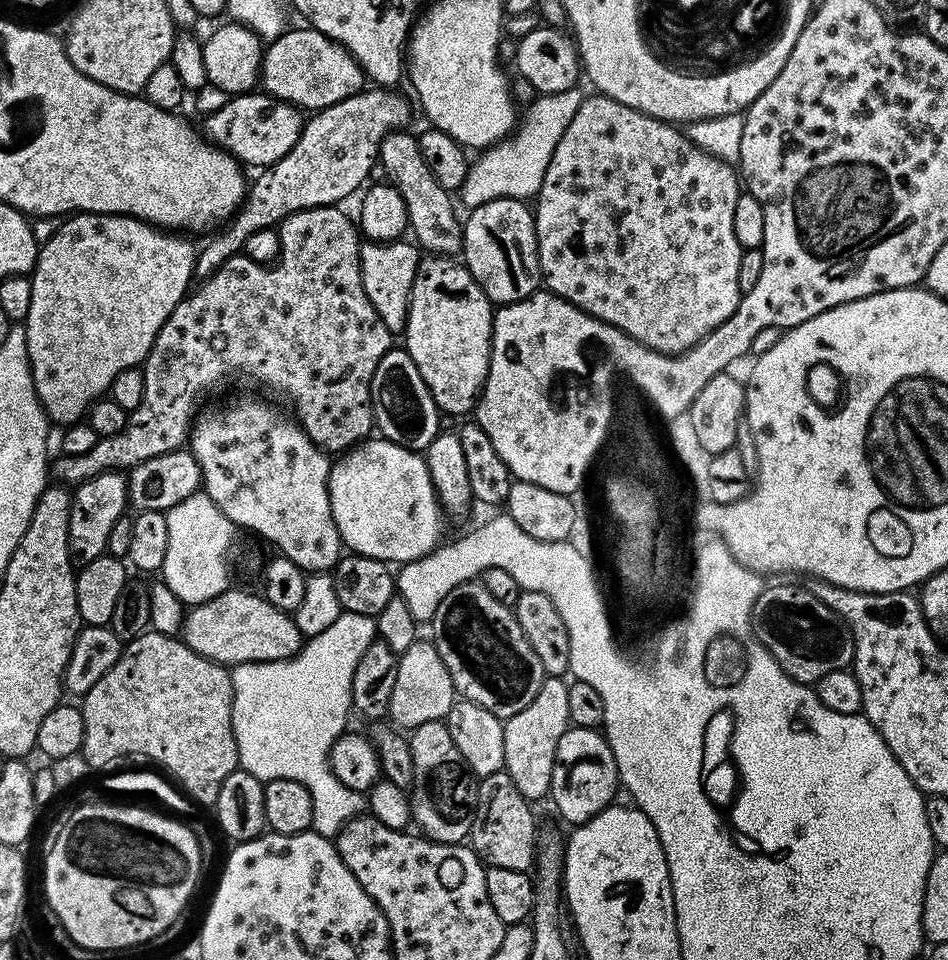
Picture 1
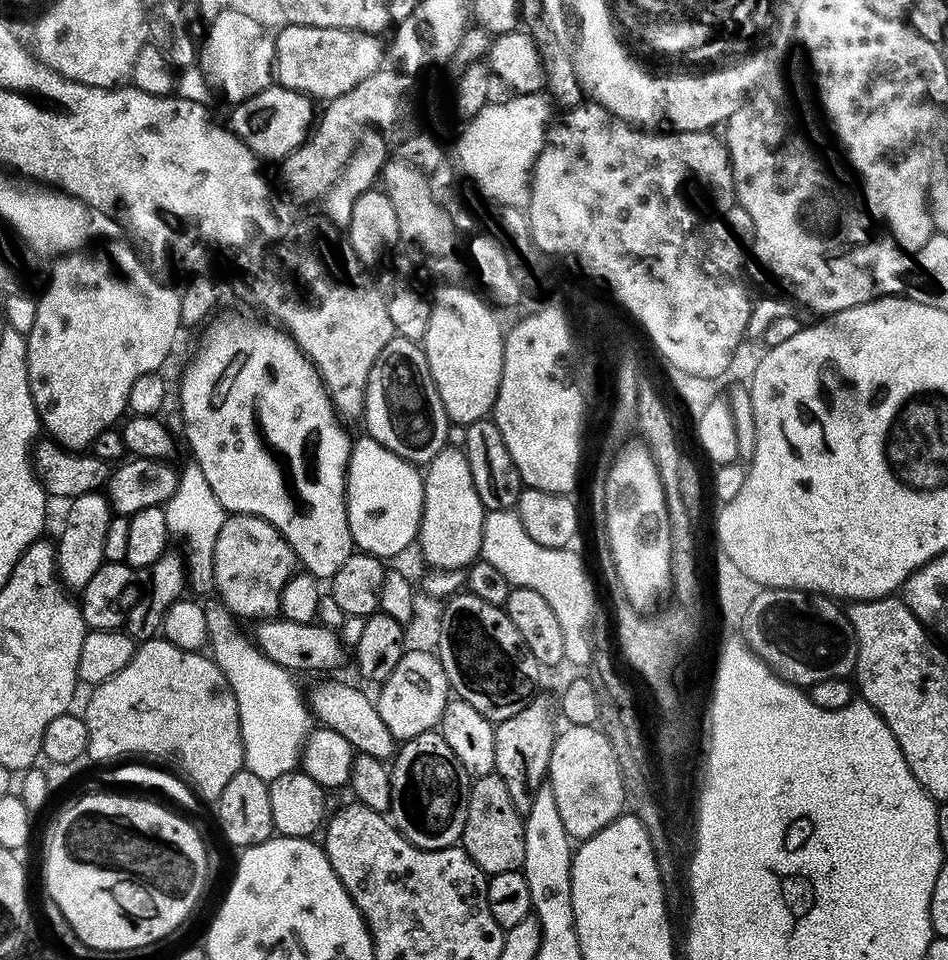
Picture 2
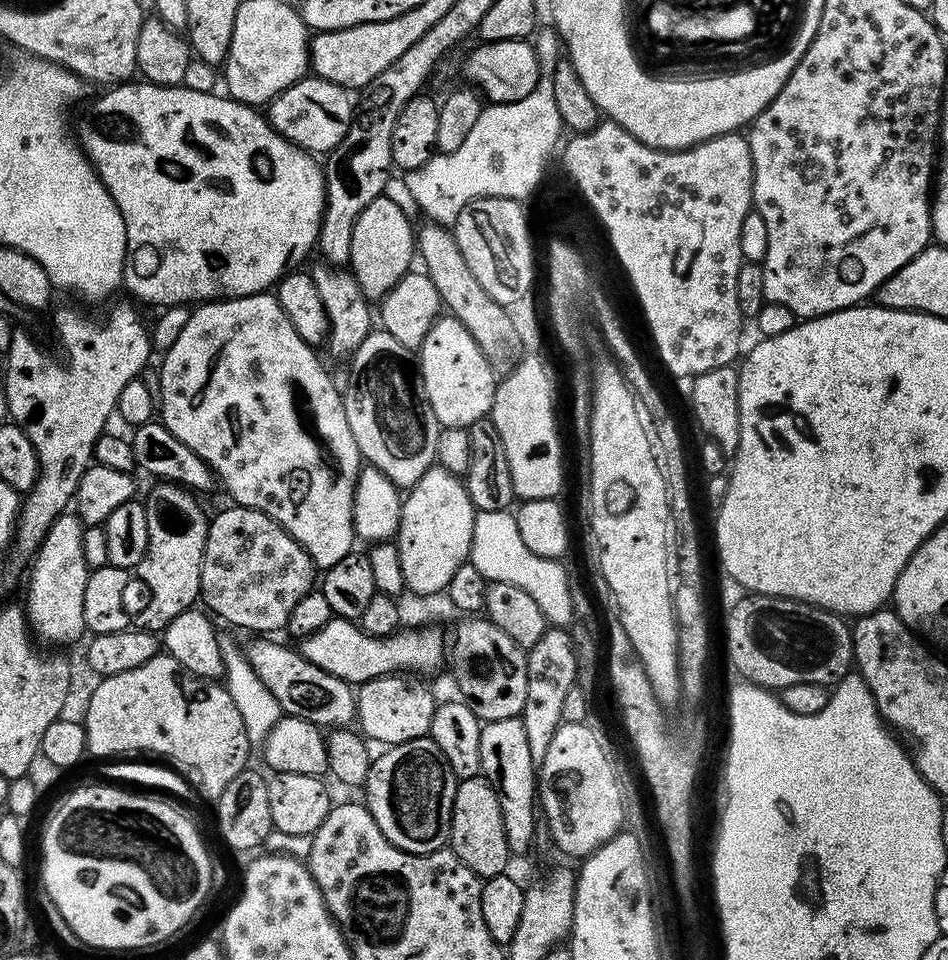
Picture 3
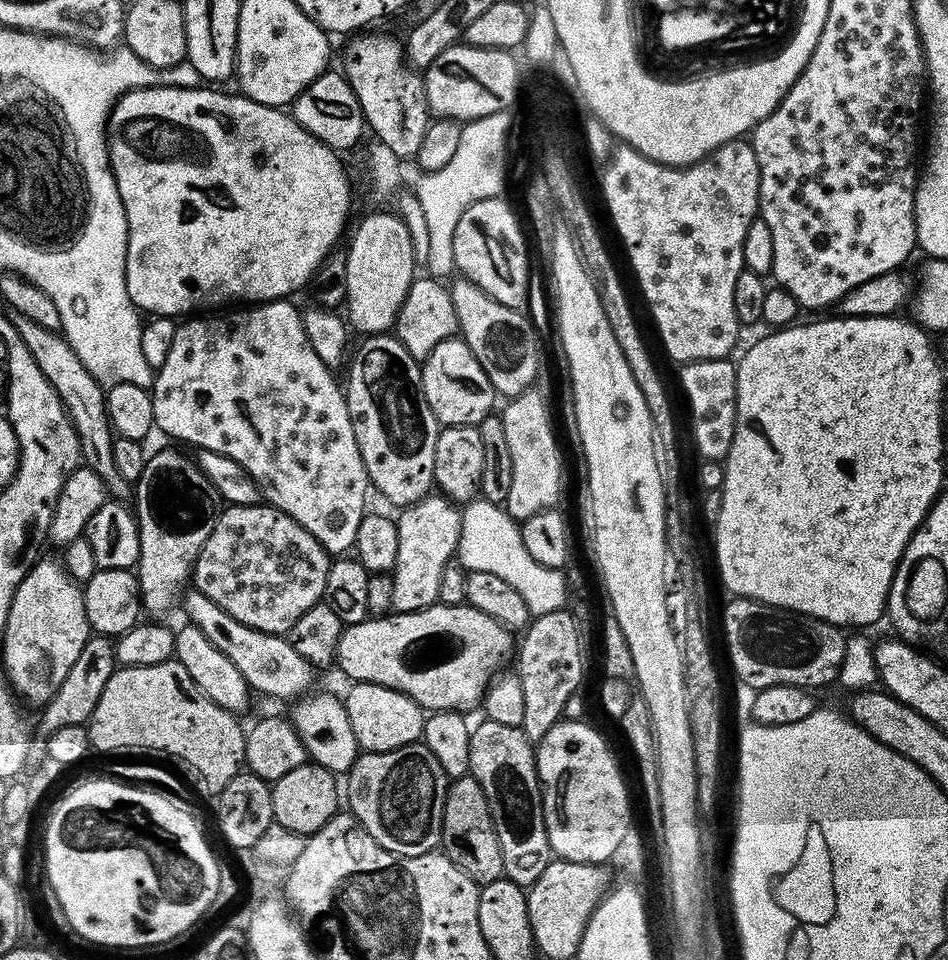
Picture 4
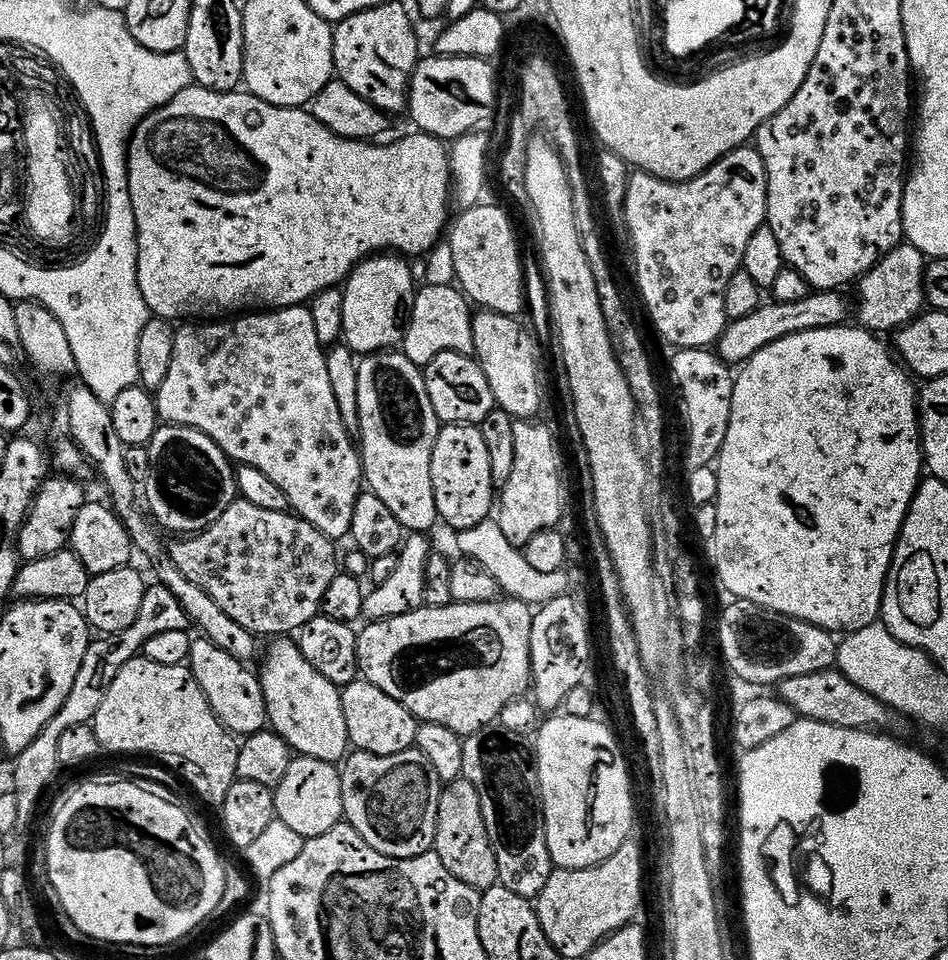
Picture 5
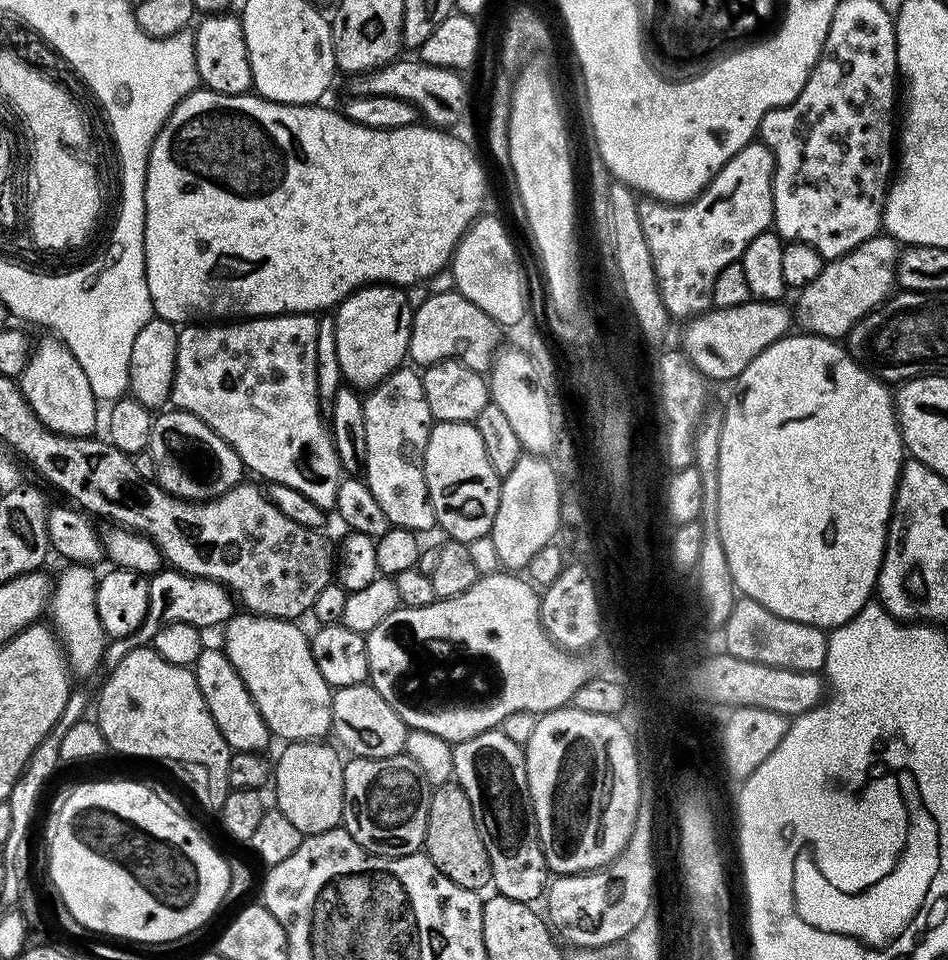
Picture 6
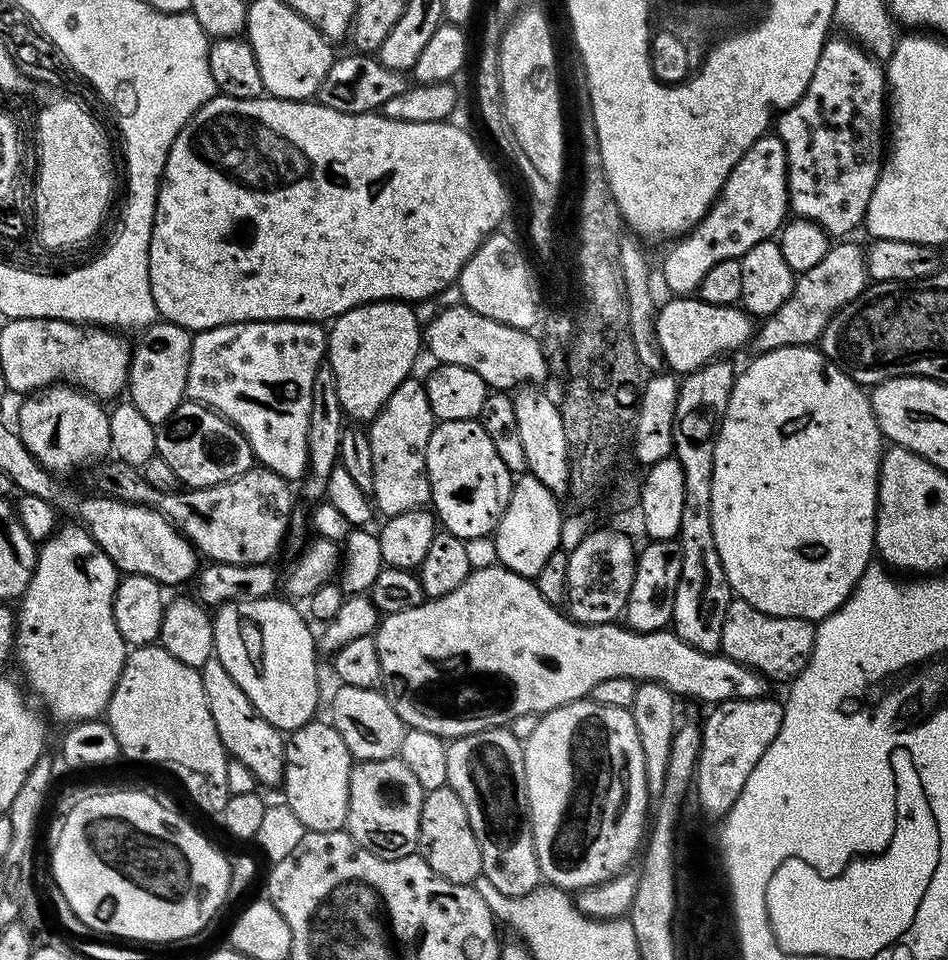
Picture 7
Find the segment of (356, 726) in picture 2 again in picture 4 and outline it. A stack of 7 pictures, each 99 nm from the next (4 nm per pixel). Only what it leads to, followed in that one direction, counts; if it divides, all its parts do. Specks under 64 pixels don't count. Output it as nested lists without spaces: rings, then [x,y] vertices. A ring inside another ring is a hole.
[[[195,590],[188,591],[182,596],[187,621],[202,630],[202,634],[234,663],[255,693],[290,702],[307,695],[315,687],[313,684],[316,669],[294,650],[284,636],[270,635],[254,630],[253,627],[243,626],[242,622],[232,618],[215,602],[210,602],[206,594]]]

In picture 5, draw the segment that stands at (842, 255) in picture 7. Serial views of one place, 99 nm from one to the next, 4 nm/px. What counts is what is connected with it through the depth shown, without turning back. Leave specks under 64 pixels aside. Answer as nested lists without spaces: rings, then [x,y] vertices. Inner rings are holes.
[[[907,242],[895,244],[881,256],[869,272],[860,277],[854,296],[854,320],[859,327],[869,330],[897,329],[919,316],[925,307],[924,270],[926,257]]]

